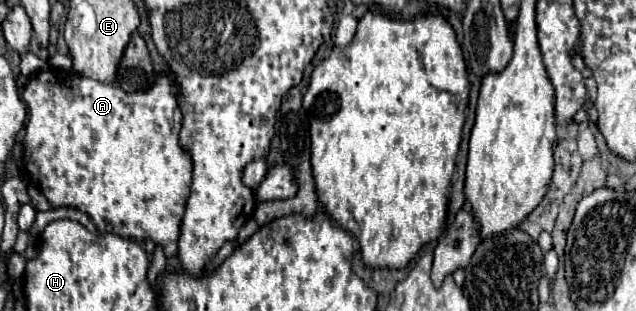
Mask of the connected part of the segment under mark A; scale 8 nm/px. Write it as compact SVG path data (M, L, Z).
M44 68L38 74L34 74L34 78L28 82L22 98L24 98L24 102L28 106L28 114L30 114L28 122L26 122L24 136L23 161L25 170L30 176L31 182L44 192L48 202L54 208L74 206L74 208L90 214L90 218L96 222L96 226L102 234L114 232L114 234L124 236L124 238L152 240L156 246L160 246L164 250L166 258L172 258L178 250L178 224L182 224L182 212L186 208L186 196L190 194L190 180L192 180L190 152L186 148L182 148L180 140L178 140L178 134L182 130L182 108L180 108L180 88L178 88L172 72L164 70L164 72L156 74L156 80L148 90L125 92L116 84L98 82L98 80L92 80L86 76L74 78L72 72L60 72L60 70Z

